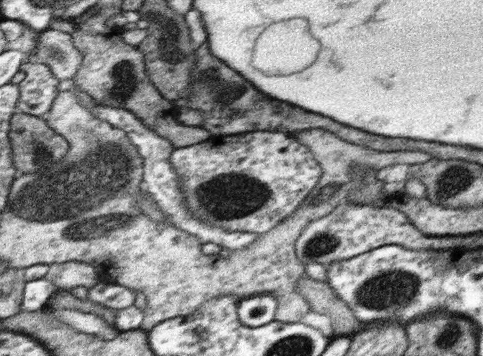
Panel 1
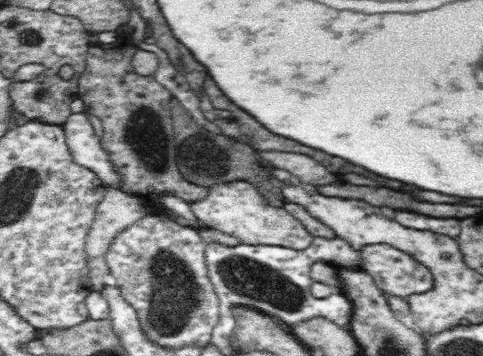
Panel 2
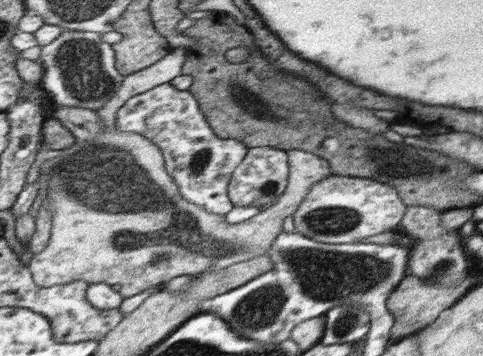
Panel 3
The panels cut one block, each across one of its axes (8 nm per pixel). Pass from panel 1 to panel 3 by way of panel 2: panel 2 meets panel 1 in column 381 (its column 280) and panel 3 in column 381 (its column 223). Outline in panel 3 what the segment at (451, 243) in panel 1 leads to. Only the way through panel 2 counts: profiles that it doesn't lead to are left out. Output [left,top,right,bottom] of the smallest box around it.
[293,174,405,244]

